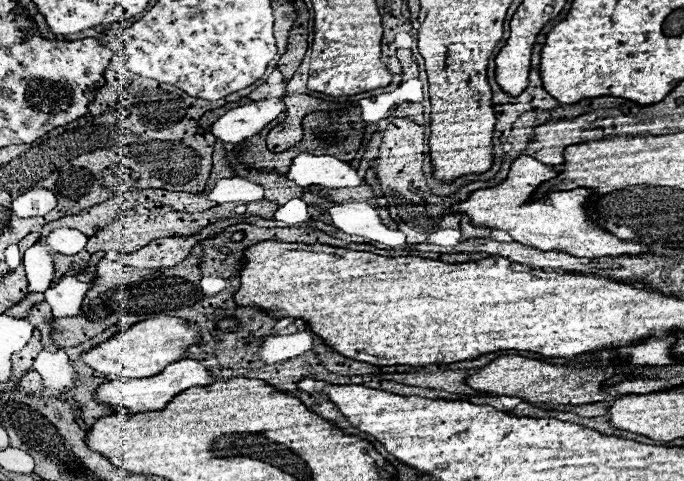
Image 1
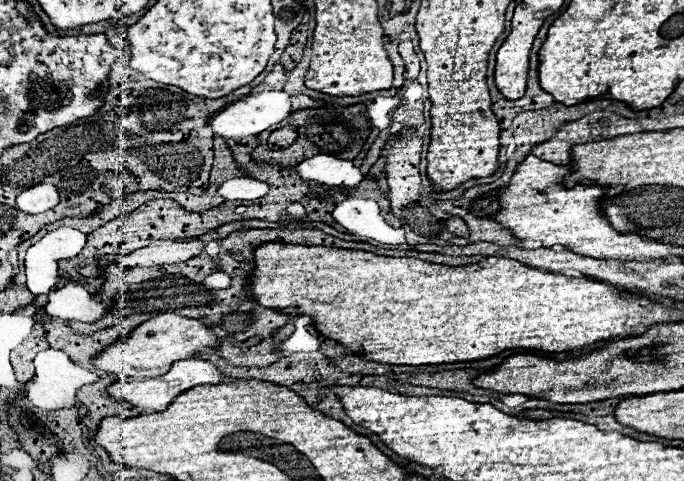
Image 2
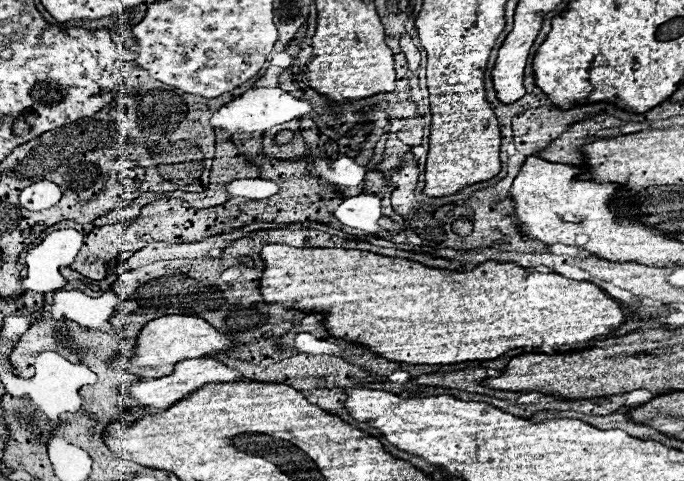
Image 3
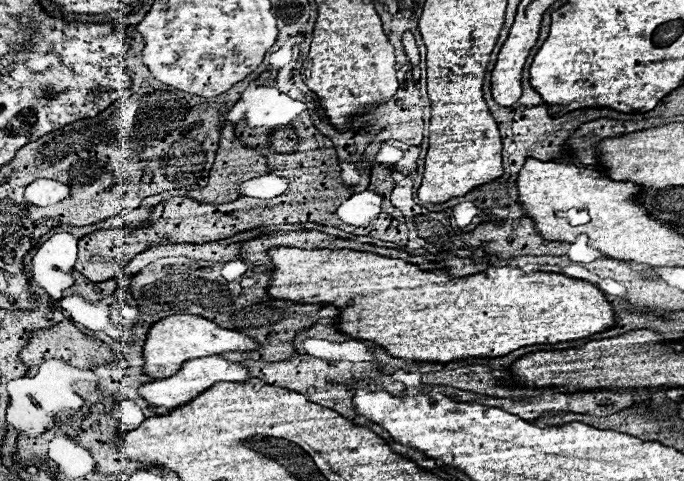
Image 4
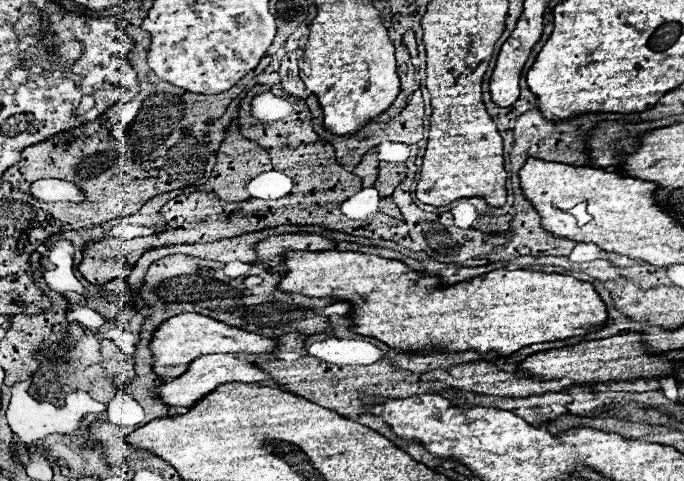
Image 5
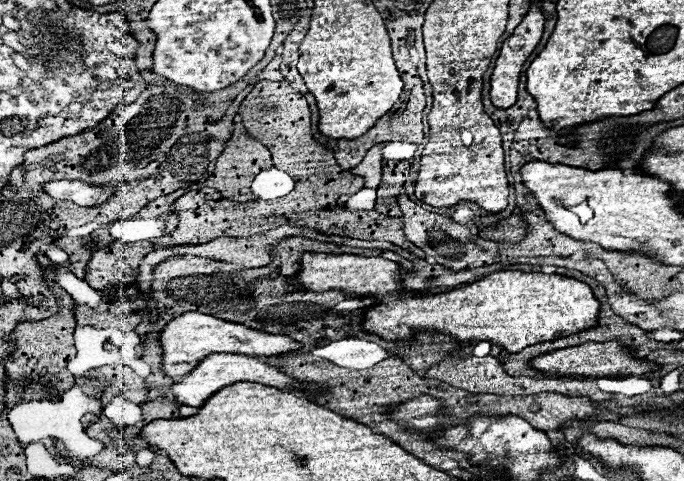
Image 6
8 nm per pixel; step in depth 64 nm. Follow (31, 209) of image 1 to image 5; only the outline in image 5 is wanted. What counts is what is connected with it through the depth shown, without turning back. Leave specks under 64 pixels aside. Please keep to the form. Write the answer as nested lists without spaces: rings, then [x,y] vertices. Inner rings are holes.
[[[58,178],[38,180],[38,182],[32,184],[30,192],[34,194],[34,198],[46,200],[46,202],[60,202],[60,200],[84,202],[86,200],[86,194],[80,190],[78,184],[66,182],[66,180],[58,180]]]

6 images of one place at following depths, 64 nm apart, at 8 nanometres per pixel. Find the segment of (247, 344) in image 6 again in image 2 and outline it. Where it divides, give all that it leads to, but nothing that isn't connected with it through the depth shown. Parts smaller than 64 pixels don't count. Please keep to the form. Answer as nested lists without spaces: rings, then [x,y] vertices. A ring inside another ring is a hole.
[[[166,312],[146,320],[124,340],[106,348],[94,360],[94,366],[106,372],[114,372],[122,378],[156,378],[166,374],[166,370],[170,370],[170,366],[178,362],[178,358],[194,358],[204,348],[218,348],[218,346],[220,346],[218,336],[200,320]]]

